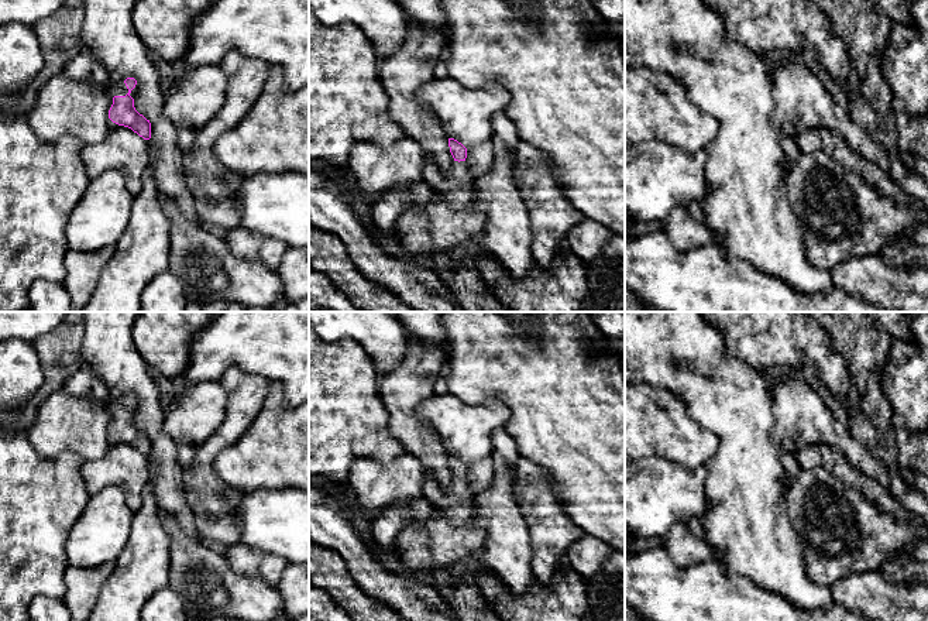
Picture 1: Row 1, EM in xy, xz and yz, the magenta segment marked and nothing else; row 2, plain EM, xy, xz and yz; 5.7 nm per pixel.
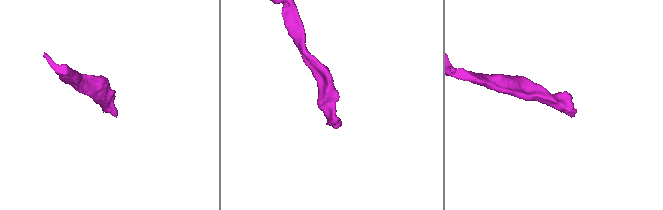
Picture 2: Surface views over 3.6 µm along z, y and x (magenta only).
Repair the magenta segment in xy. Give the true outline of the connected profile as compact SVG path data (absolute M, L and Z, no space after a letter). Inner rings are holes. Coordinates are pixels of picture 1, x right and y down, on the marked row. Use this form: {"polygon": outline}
{"polygon": "M127 78L124 83L128 89L128 93L126 96L113 97L113 104L109 110L109 119L118 126L131 128L144 140L149 140L151 123L135 110L134 99L130 96L131 90L137 85L137 80L134 78Z"}

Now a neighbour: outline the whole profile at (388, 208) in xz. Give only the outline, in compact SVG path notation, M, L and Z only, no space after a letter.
M426 182L395 186L372 205L372 223L377 234L396 231L399 216L409 207L427 203L433 189Z

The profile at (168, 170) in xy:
M83 0L85 18L80 44L107 69L110 82L137 80L130 96L135 110L151 123L148 143L158 148L152 161L155 183L190 220L199 220L185 181L176 127L162 114L164 88L154 56L133 24L137 0Z

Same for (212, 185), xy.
M231 49L219 66L227 76L226 102L196 135L192 148L182 154L182 165L199 220L230 231L240 227L240 213L231 198L240 188L243 176L219 161L214 144L251 110L269 76L269 64Z

